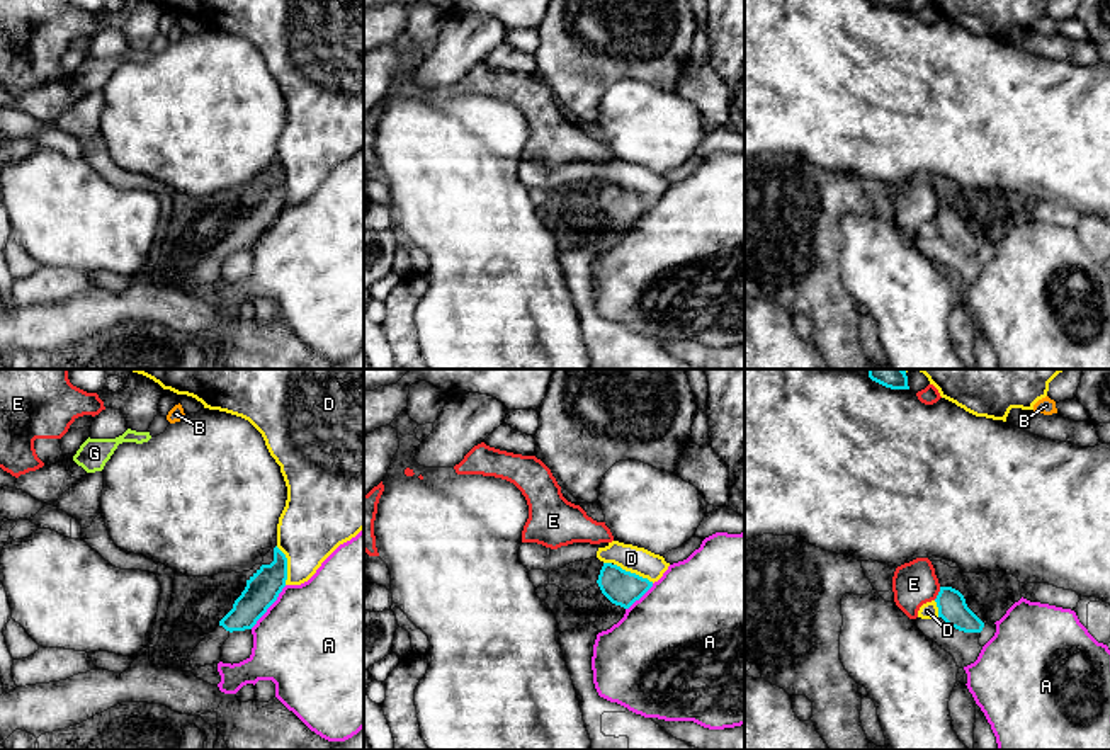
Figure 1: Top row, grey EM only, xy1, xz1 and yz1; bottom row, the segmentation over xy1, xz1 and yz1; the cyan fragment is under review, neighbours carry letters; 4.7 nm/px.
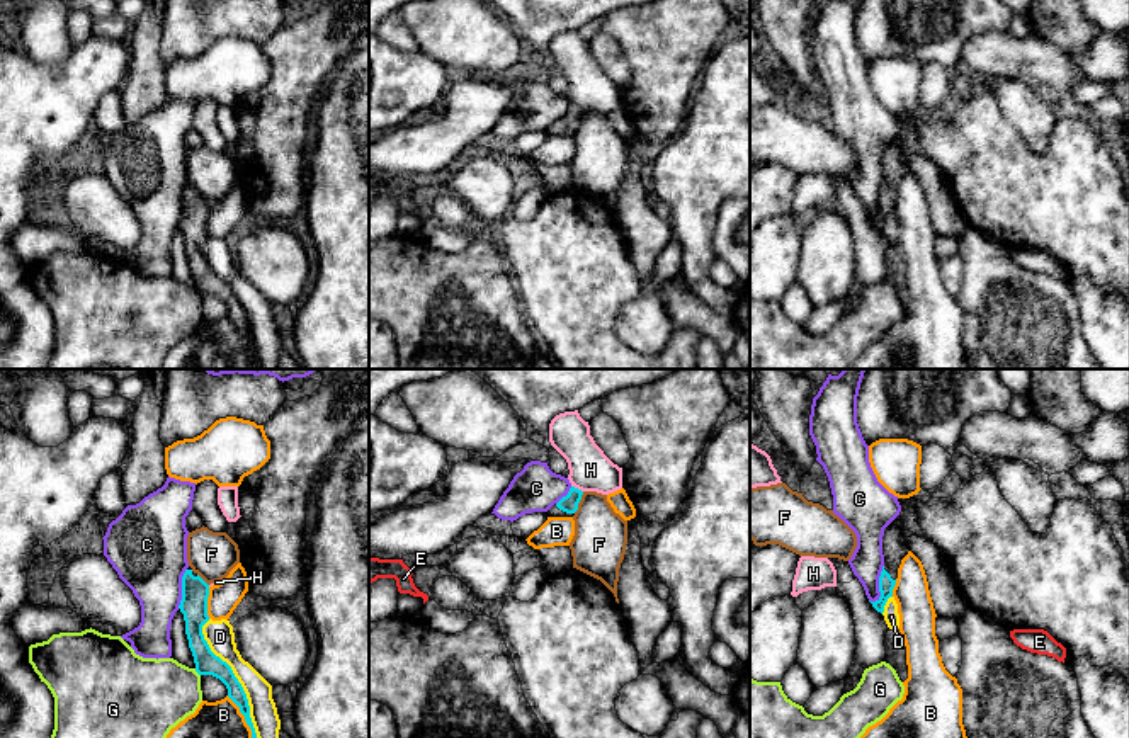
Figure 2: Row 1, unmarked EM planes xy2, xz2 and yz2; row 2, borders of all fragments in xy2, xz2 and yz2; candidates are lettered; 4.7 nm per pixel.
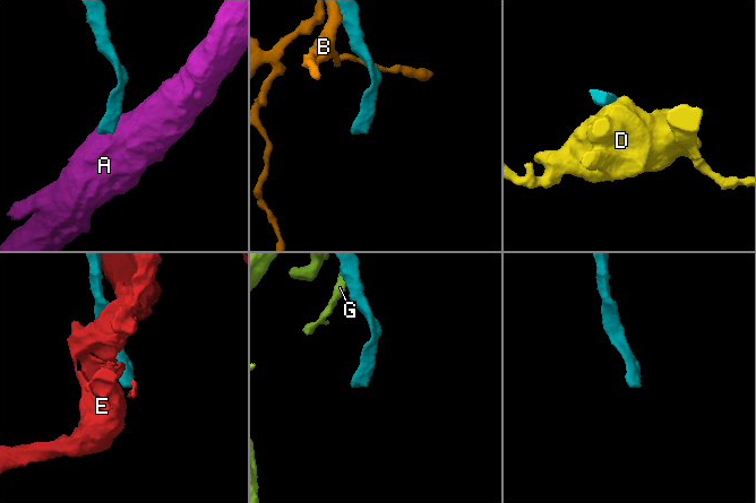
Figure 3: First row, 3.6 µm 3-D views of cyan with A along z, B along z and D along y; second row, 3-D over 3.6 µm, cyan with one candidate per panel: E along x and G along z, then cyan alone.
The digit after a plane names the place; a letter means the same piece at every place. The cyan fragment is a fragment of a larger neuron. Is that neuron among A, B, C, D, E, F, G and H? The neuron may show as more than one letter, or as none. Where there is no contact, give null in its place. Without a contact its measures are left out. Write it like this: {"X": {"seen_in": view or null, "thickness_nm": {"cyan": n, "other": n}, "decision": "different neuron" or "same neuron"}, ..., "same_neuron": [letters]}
{"A": {"seen_in": "xy1", "thickness_nm": {"cyan": 160, "other": 500}, "decision": "different neuron"}, "B": {"seen_in": "xy2", "thickness_nm": {"cyan": 80, "other": 380}, "decision": "different neuron"}, "C": {"seen_in": "yz2", "thickness_nm": {"cyan": 80, "other": 160}, "decision": "different neuron"}, "D": {"seen_in": "xy2", "thickness_nm": {"cyan": 110, "other": 140}, "decision": "different neuron"}, "E": {"seen_in": "yz1", "thickness_nm": {"cyan": 140, "other": 200}, "decision": "different neuron"}, "F": {"seen_in": "xz2", "thickness_nm": {"cyan": 90, "other": 260}, "decision": "different neuron"}, "G": {"seen_in": "xy2", "thickness_nm": {"cyan": 110, "other": 360}, "decision": "different neuron"}, "H": {"seen_in": "xz2", "thickness_nm": {"cyan": 90, "other": 200}, "decision": "different neuron"}, "same_neuron": []}

